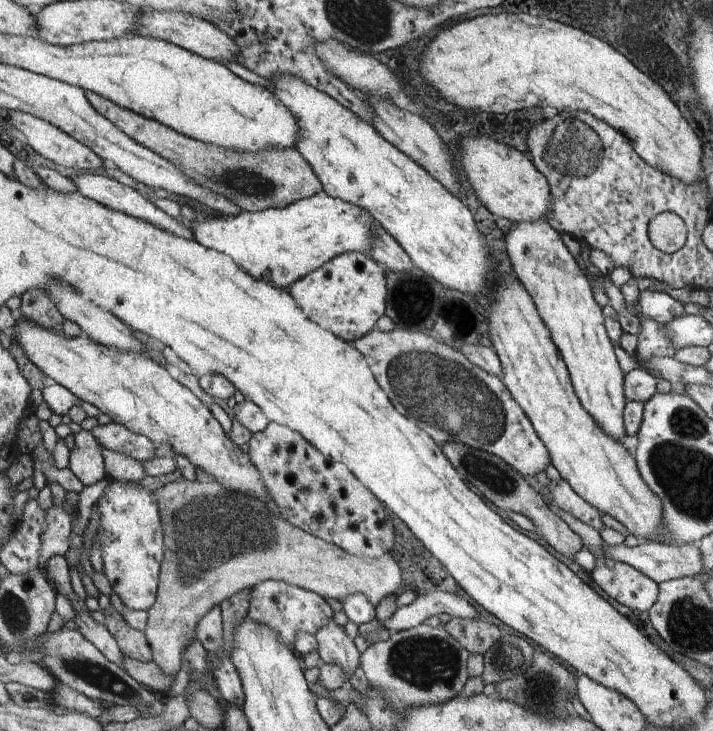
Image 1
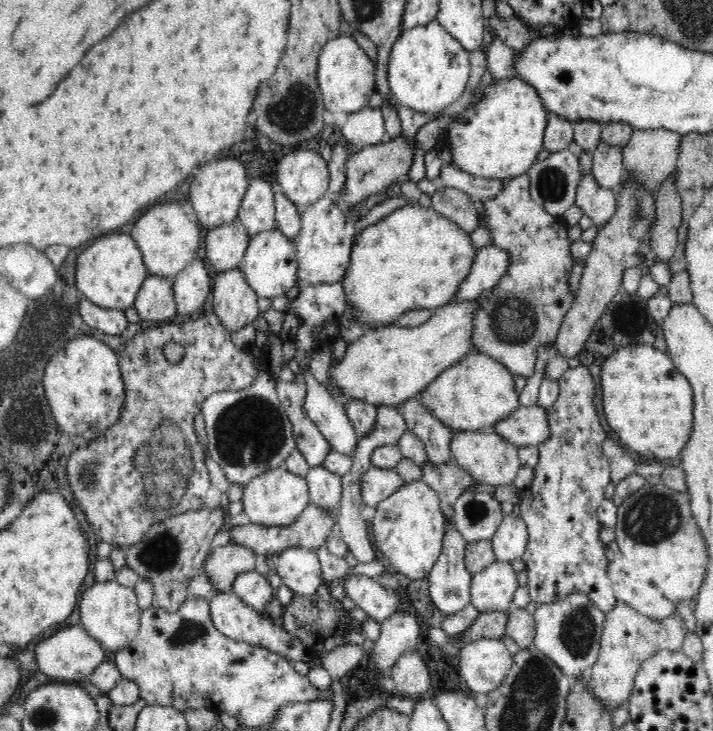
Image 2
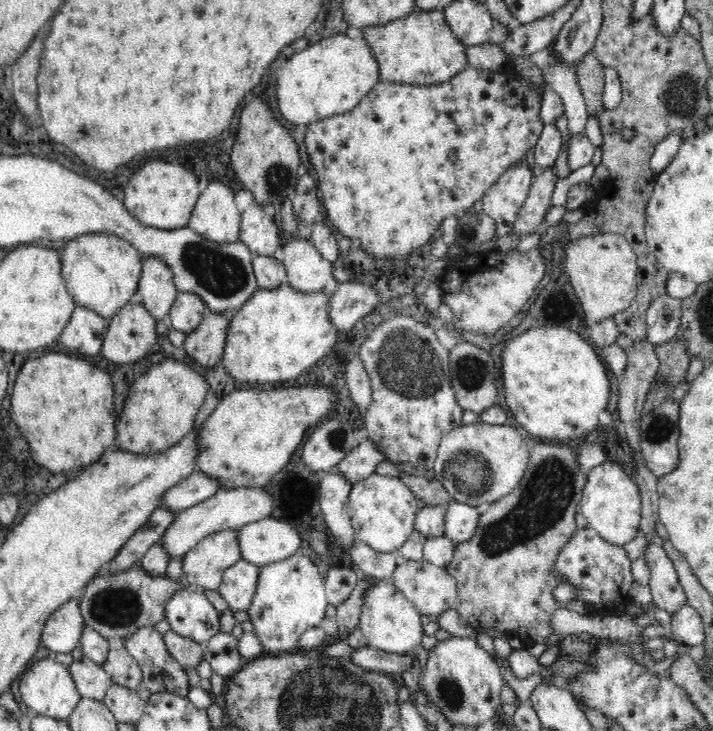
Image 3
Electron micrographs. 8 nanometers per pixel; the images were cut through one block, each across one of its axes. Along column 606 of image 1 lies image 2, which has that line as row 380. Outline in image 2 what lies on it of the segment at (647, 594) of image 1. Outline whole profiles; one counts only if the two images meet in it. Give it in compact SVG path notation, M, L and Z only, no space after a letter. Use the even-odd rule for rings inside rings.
M584 360L575 368L568 367L557 380L559 394L556 402L546 409L550 438L538 444L540 459L534 469L534 480L530 486L530 494L534 498L532 504L534 510L530 512L530 516L524 516L525 528L528 529L528 544L521 558L528 568L527 587L532 602L538 605L552 604L564 600L566 596L580 593L581 596L588 597L596 608L606 613L612 610L617 598L612 581L608 577L610 562L604 553L605 545L600 541L601 523L596 516L596 510L604 498L606 486L611 483L610 465L600 446L607 437L594 404L596 382L588 369L588 363L590 364L588 360Z

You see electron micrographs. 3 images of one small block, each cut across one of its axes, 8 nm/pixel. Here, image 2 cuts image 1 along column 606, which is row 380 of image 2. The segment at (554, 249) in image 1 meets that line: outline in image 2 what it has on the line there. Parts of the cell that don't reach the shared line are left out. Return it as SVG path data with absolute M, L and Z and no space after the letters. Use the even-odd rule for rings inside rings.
M451 301L433 309L432 318L416 328L390 325L366 331L348 346L346 356L334 364L332 376L336 384L352 398L376 408L397 408L398 404L419 393L436 376L470 350L475 352L469 334L472 330L474 301Z

